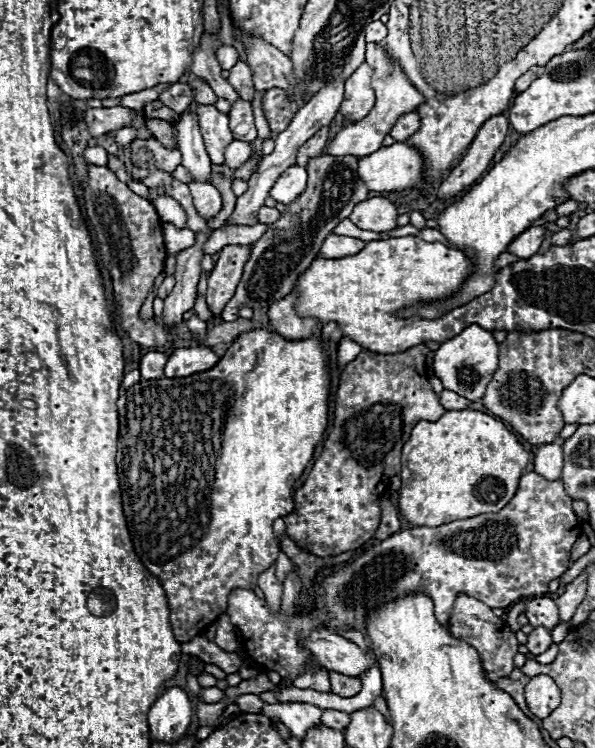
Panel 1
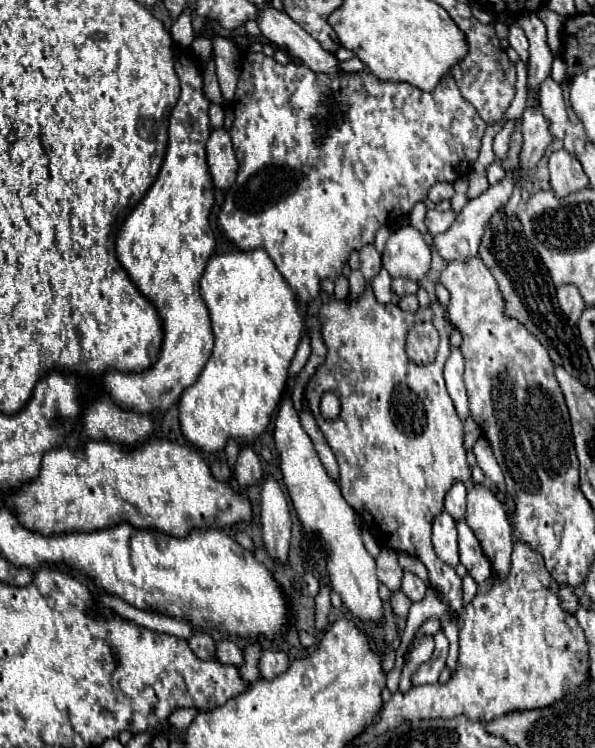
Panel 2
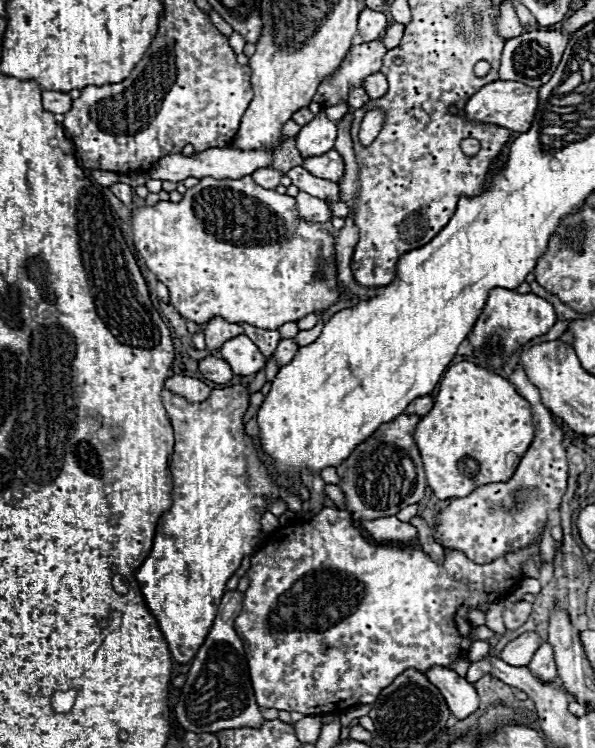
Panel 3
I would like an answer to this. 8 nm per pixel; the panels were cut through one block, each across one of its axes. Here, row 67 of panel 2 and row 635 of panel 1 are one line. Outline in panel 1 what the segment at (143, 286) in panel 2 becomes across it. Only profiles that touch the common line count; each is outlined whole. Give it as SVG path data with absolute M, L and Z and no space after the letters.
M250 330L250 332L242 332L232 342L232 346L226 350L226 354L218 360L218 364L210 368L208 372L200 372L200 374L192 374L188 378L176 378L176 380L168 380L168 378L140 380L138 384L130 386L118 398L120 438L118 438L116 466L118 466L120 488L122 488L124 516L128 520L128 530L134 542L134 552L140 556L144 566L154 576L158 576L162 588L166 590L168 608L170 608L170 624L172 624L172 630L178 642L188 642L192 640L192 636L202 634L210 624L216 622L218 616L226 612L226 600L234 588L254 590L258 576L276 562L280 548L278 548L278 538L274 536L272 524L276 518L284 518L292 514L294 510L292 486L302 476L304 468L310 464L314 450L326 432L328 396L330 396L328 354L318 336L310 336L304 340L288 340L276 332Z

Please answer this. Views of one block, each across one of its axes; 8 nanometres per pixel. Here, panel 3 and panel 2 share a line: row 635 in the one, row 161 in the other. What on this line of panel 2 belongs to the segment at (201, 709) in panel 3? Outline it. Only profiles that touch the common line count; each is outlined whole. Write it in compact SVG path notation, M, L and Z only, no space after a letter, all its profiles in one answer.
M224 128L212 130L212 136L206 144L206 154L208 154L208 166L210 166L210 176L214 180L216 188L230 188L236 180L236 170L238 170L238 160L232 150L230 134Z

